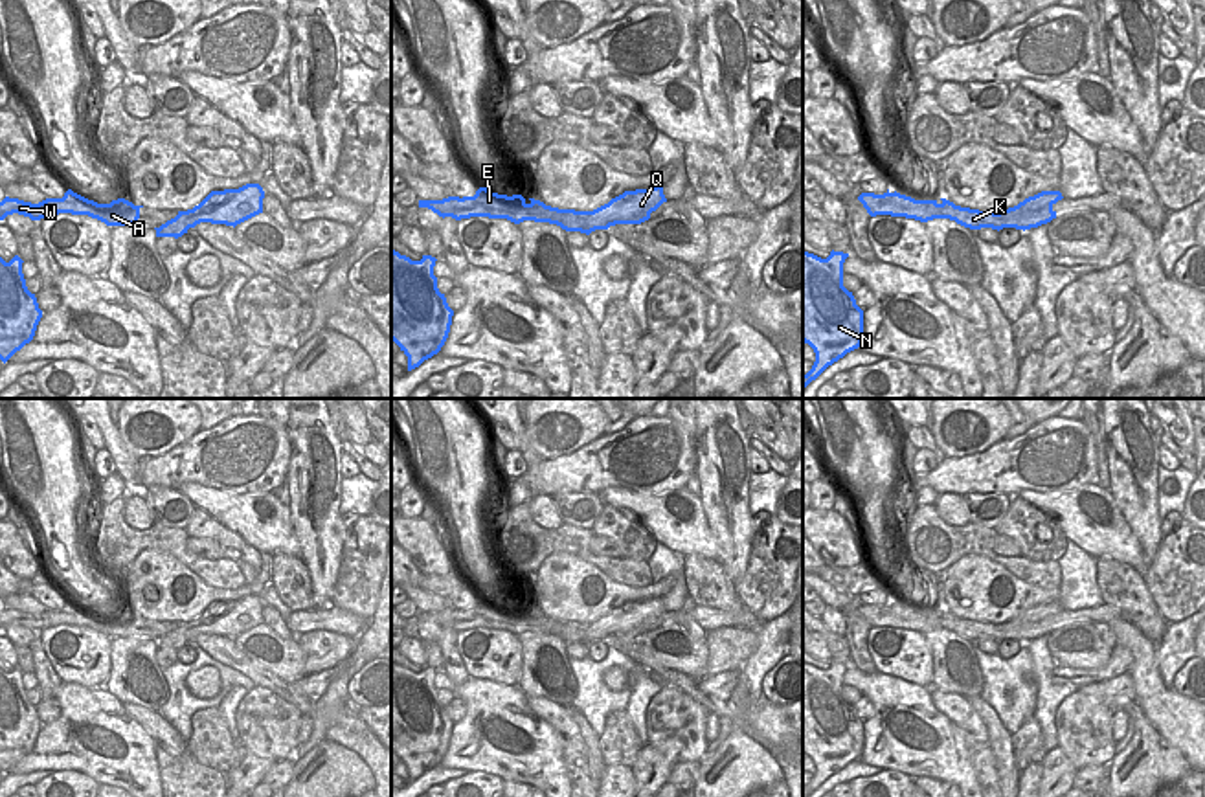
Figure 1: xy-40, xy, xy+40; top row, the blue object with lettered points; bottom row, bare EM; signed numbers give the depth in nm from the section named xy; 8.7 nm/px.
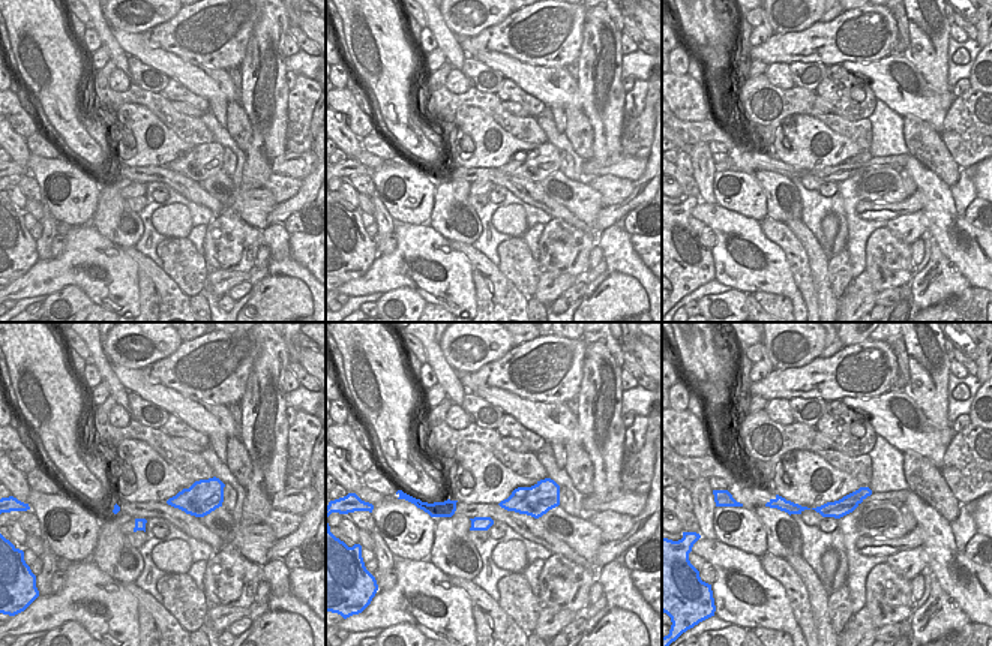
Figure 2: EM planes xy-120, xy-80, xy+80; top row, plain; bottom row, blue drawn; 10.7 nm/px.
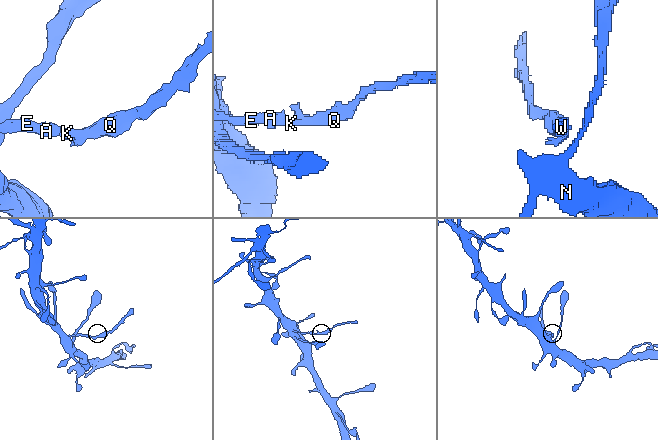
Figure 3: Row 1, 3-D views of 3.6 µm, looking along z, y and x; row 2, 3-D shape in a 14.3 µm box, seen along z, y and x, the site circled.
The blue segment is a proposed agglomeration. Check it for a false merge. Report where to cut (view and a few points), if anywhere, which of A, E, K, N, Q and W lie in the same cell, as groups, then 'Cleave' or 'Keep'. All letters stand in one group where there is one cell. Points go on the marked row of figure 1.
Split along xy (515, 201), (507, 210), (500, 210), (493, 217). Groups: A K Q / E N W. Cleave

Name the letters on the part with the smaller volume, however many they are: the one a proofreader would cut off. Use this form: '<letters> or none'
A, K, Q

